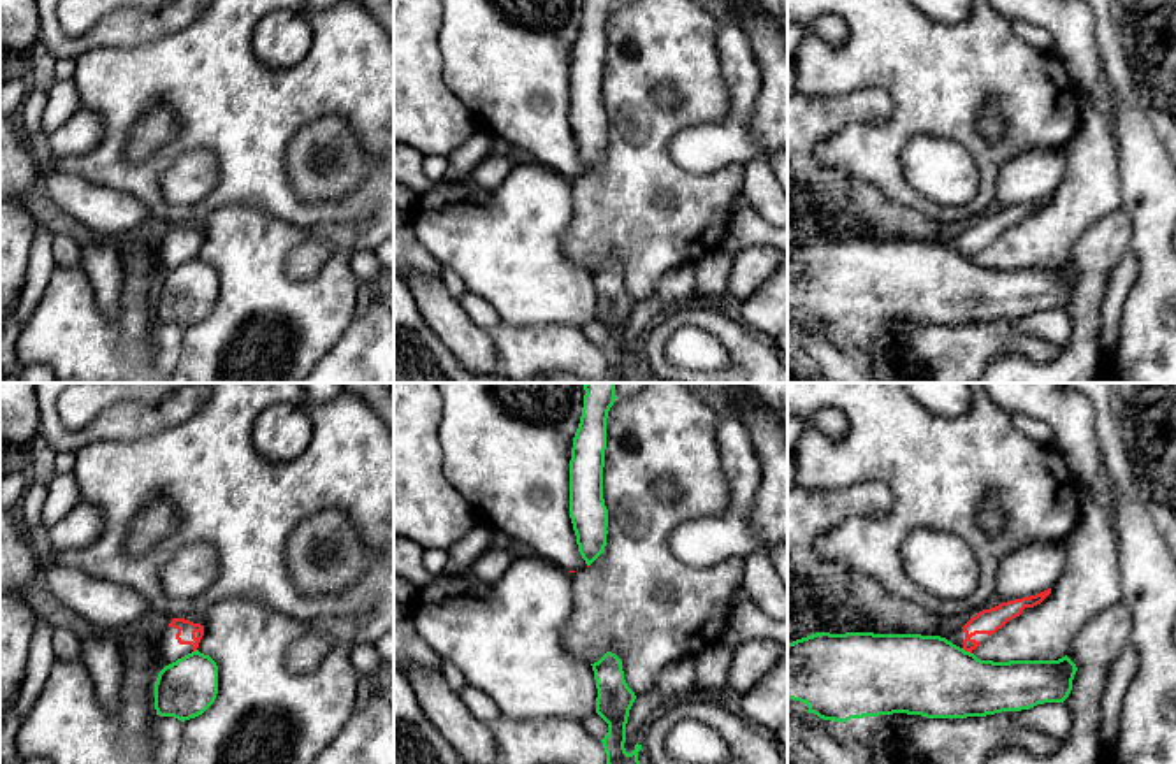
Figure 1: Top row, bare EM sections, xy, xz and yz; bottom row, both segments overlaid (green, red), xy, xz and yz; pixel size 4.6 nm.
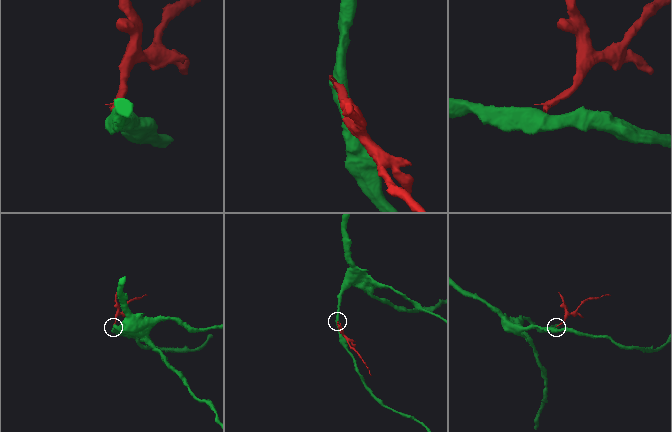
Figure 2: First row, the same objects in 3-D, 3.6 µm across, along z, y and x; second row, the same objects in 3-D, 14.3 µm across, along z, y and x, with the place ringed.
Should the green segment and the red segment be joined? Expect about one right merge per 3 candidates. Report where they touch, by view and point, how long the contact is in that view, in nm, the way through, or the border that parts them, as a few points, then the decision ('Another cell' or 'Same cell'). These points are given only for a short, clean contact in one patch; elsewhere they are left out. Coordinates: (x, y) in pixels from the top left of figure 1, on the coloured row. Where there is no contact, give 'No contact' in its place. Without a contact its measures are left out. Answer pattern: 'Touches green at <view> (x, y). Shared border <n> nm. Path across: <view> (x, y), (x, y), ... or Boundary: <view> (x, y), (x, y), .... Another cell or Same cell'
Touches green at yz (967, 652). Shared border 50 nm. Boundary: yz (962, 648), (971, 654). Another cell

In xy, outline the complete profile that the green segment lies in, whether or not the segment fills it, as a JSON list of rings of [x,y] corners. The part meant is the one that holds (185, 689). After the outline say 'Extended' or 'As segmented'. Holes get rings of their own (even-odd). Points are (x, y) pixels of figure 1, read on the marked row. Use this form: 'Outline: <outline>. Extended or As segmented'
Outline: [[[199,650],[165,666],[155,683],[155,710],[181,722],[202,715],[218,694],[218,666]]]. As segmented

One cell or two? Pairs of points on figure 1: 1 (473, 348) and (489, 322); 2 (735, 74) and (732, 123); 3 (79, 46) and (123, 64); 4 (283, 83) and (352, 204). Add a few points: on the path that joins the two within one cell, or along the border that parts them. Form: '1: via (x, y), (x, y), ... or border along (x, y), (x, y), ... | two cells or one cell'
1: border along (457, 301), (477, 325), (491, 331) | two cells
2: via (739, 86), (739, 111) | one cell
3: border along (90, 46), (74, 58) | two cells
4: via (273, 127), (273, 183), (299, 209), (308, 209) | one cell

